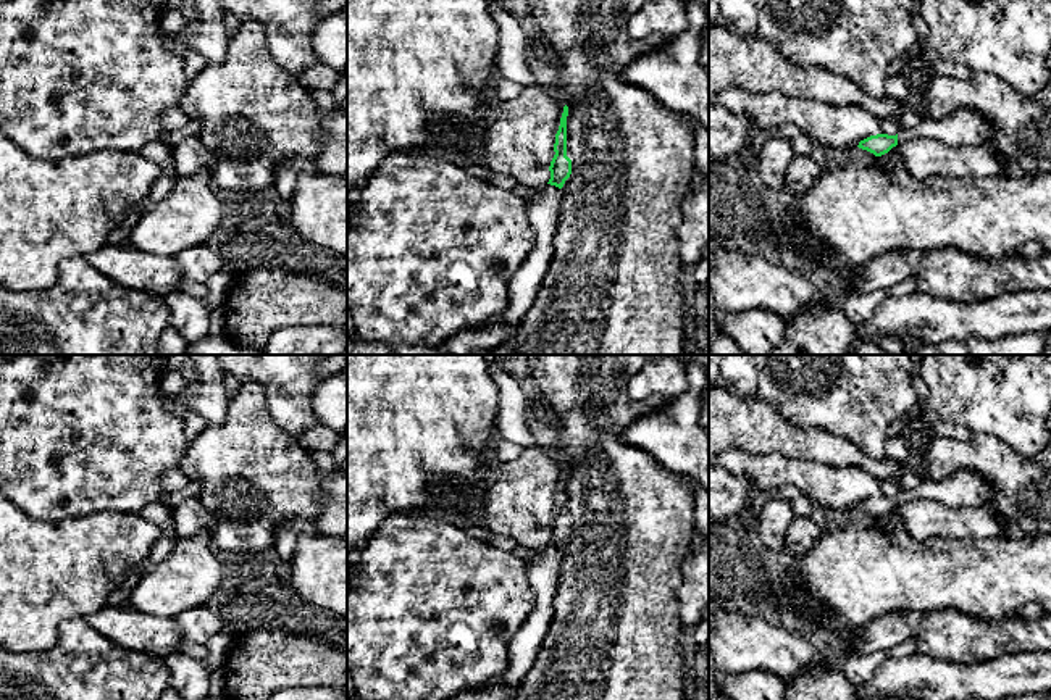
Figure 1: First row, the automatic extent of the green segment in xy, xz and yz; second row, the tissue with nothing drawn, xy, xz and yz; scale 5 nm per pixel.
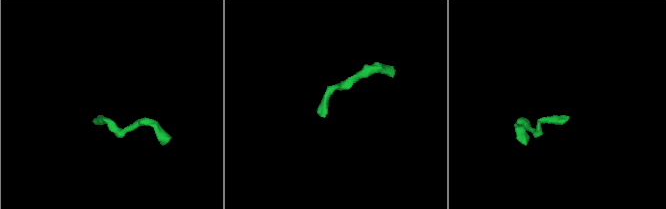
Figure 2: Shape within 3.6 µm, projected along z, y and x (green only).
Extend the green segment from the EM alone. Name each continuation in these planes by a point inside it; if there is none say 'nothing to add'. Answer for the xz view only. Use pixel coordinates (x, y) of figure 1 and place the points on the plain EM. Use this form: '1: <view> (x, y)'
1: xz (525, 645)

